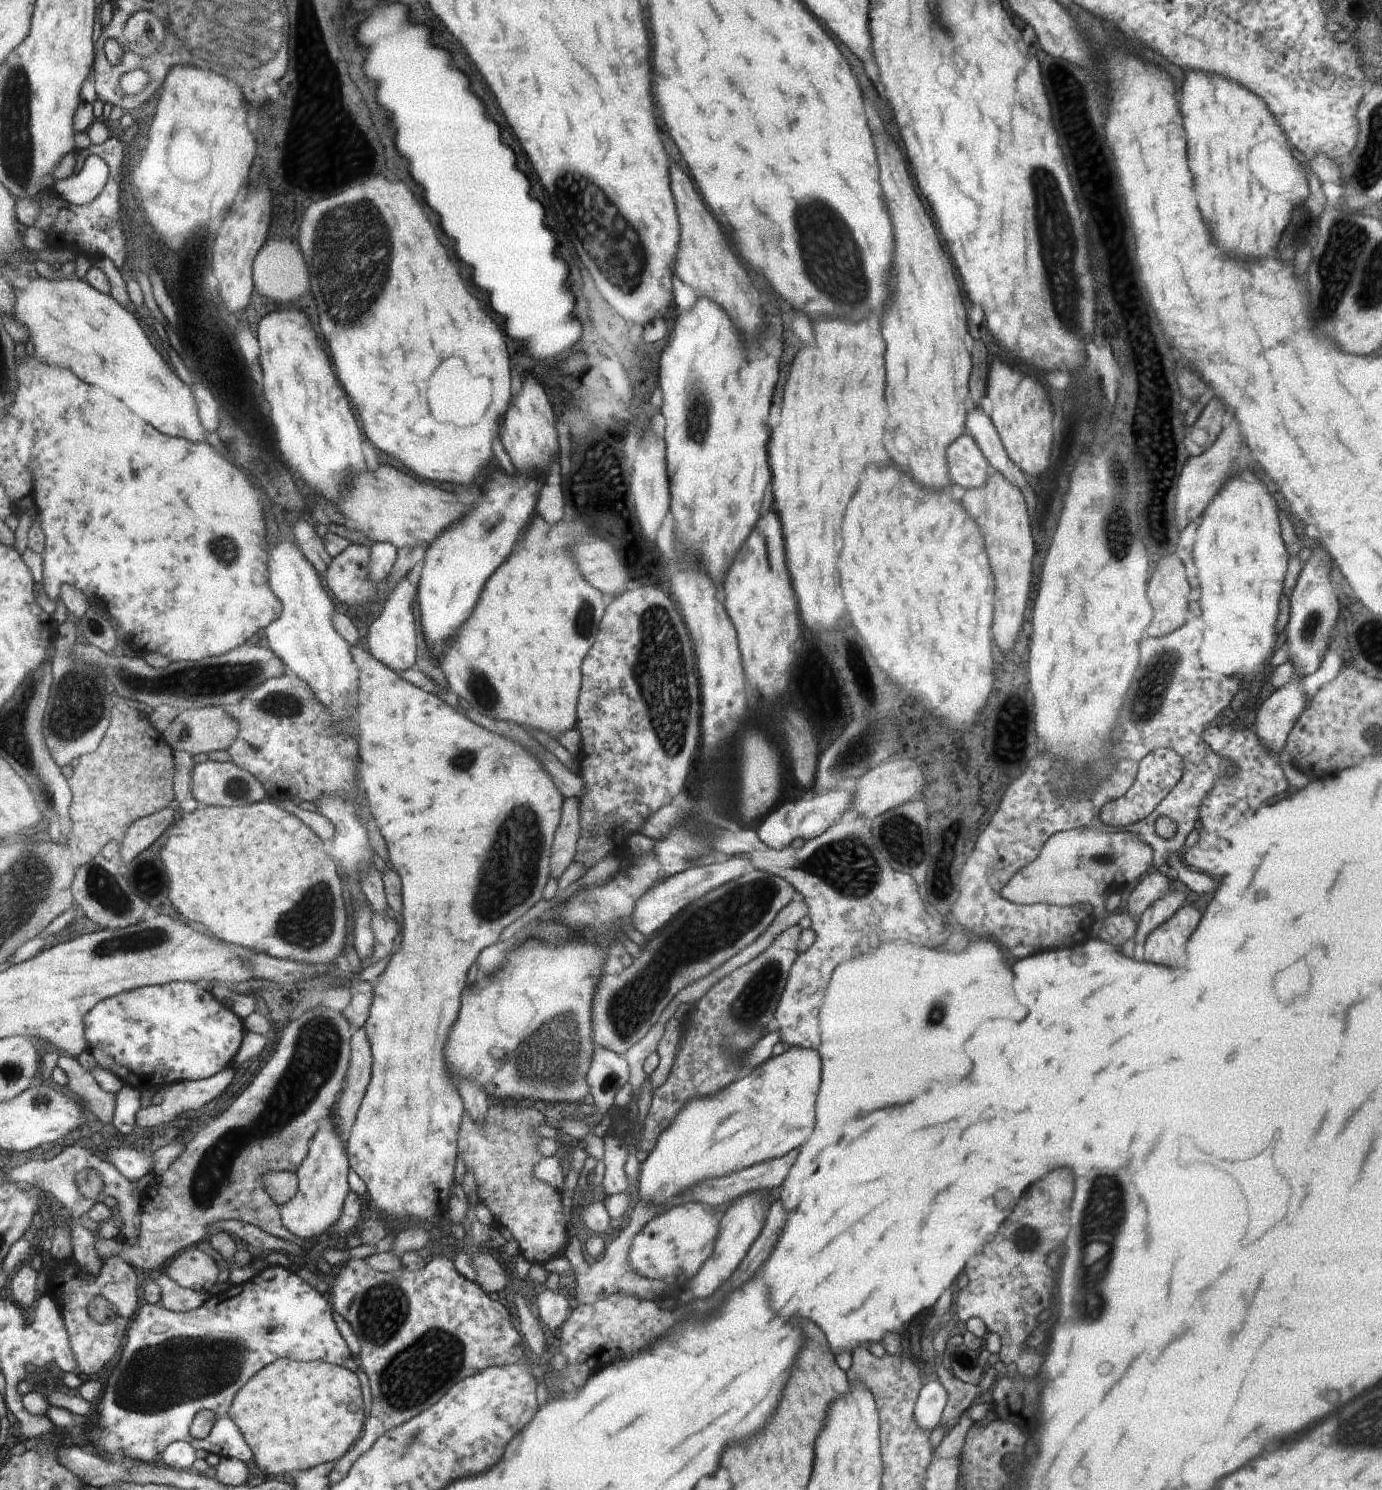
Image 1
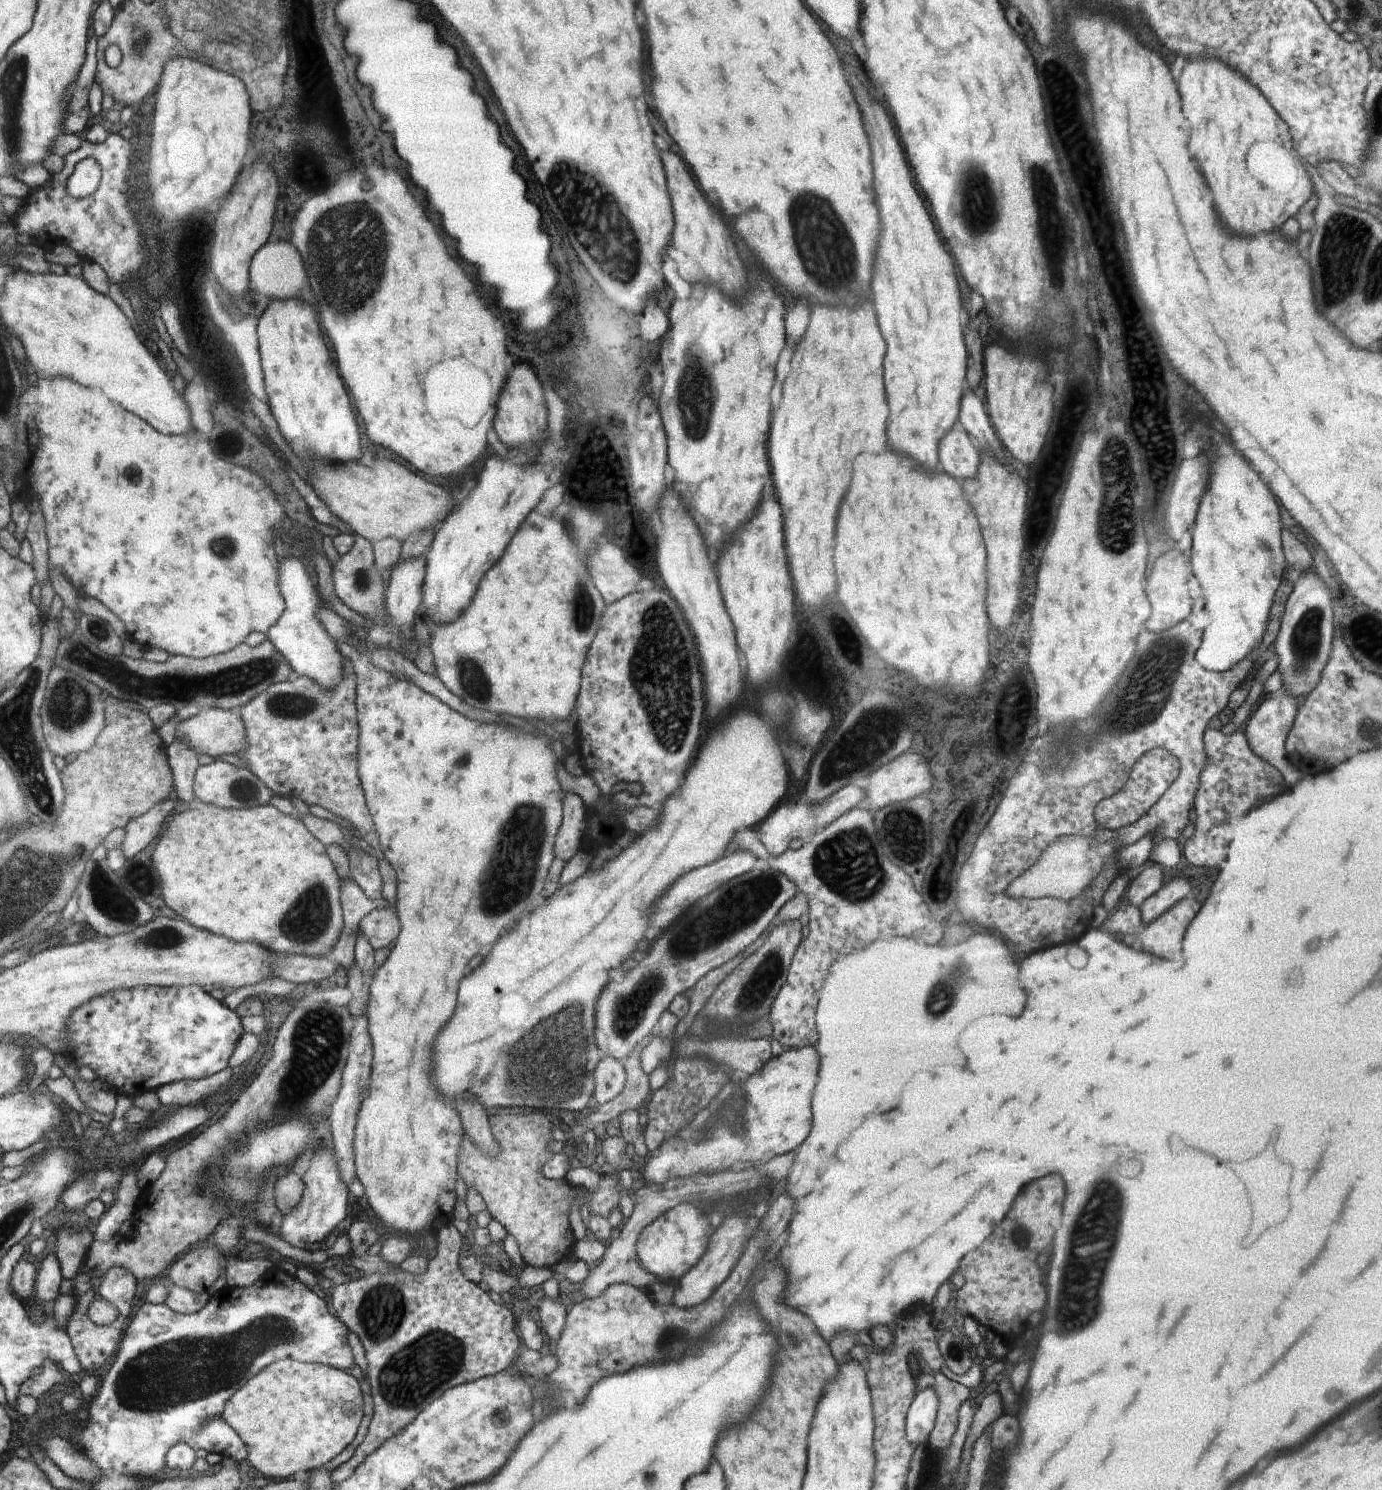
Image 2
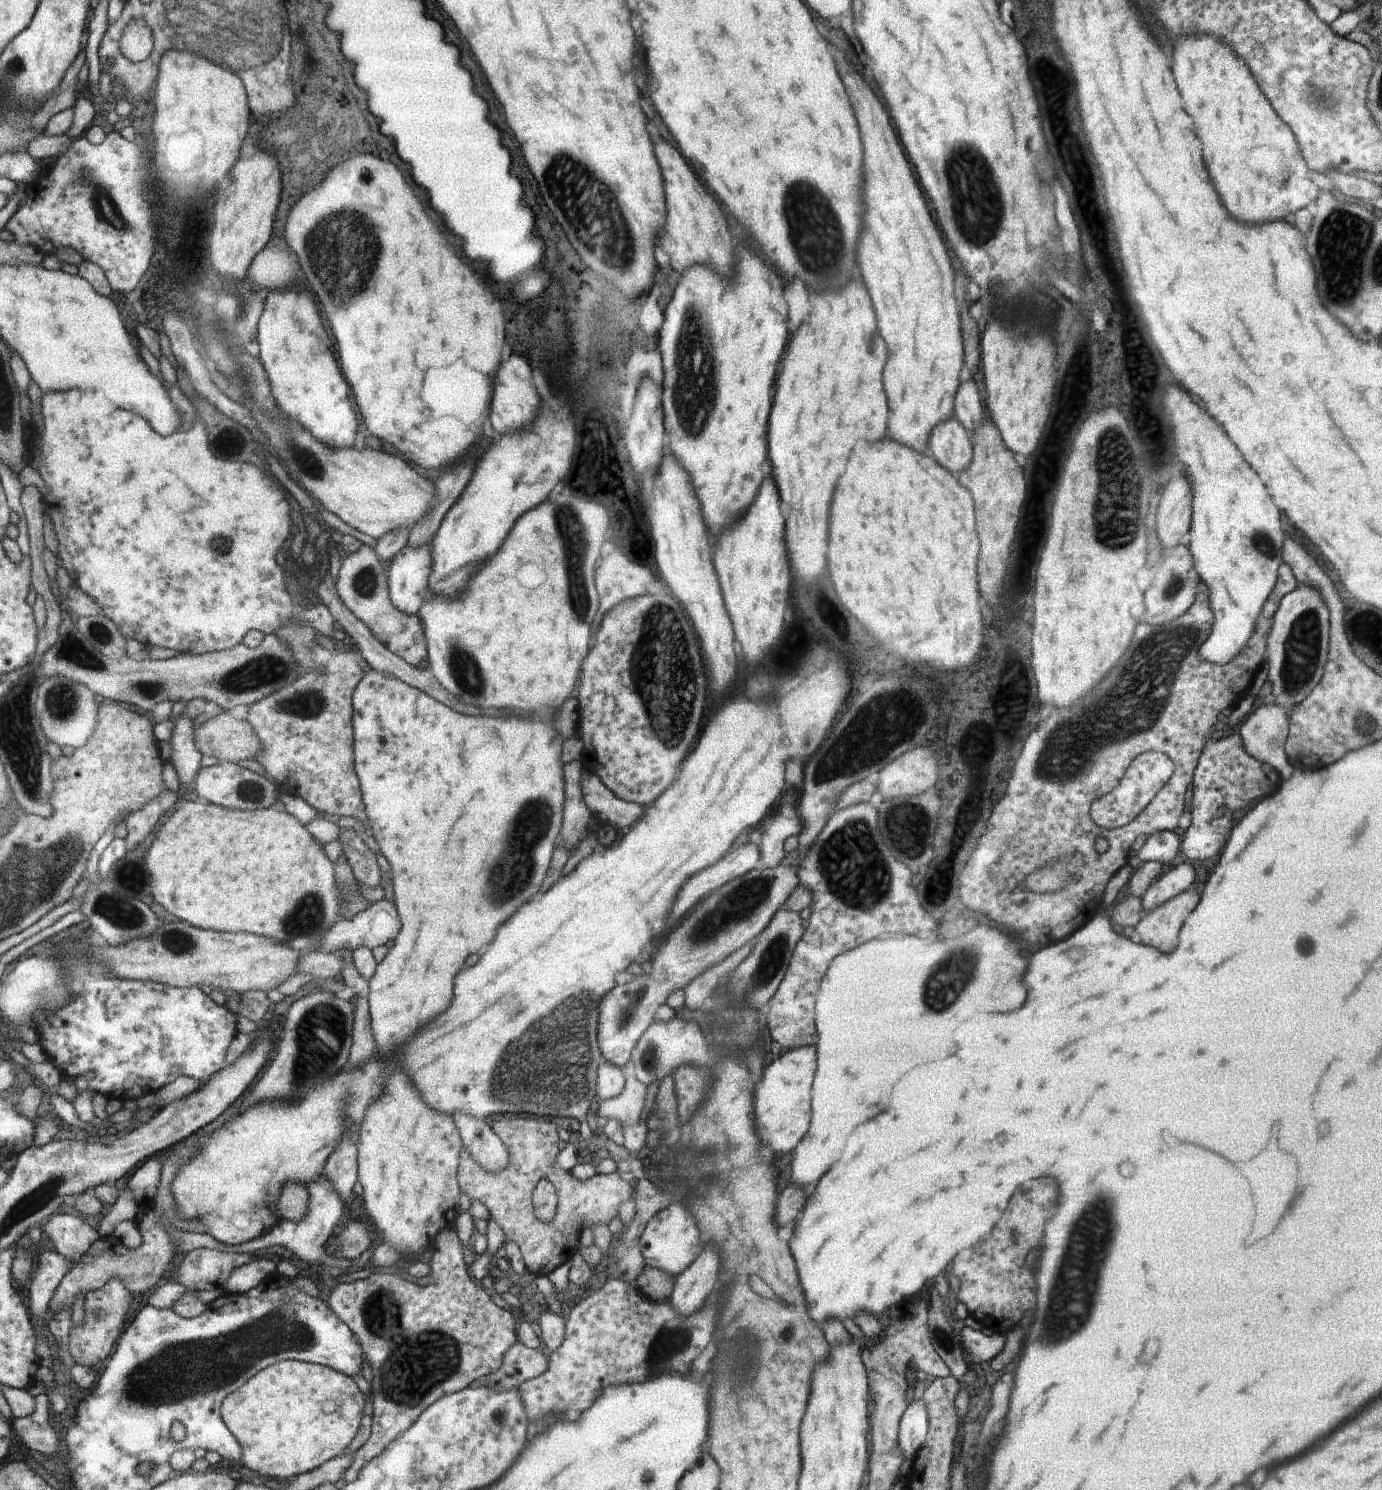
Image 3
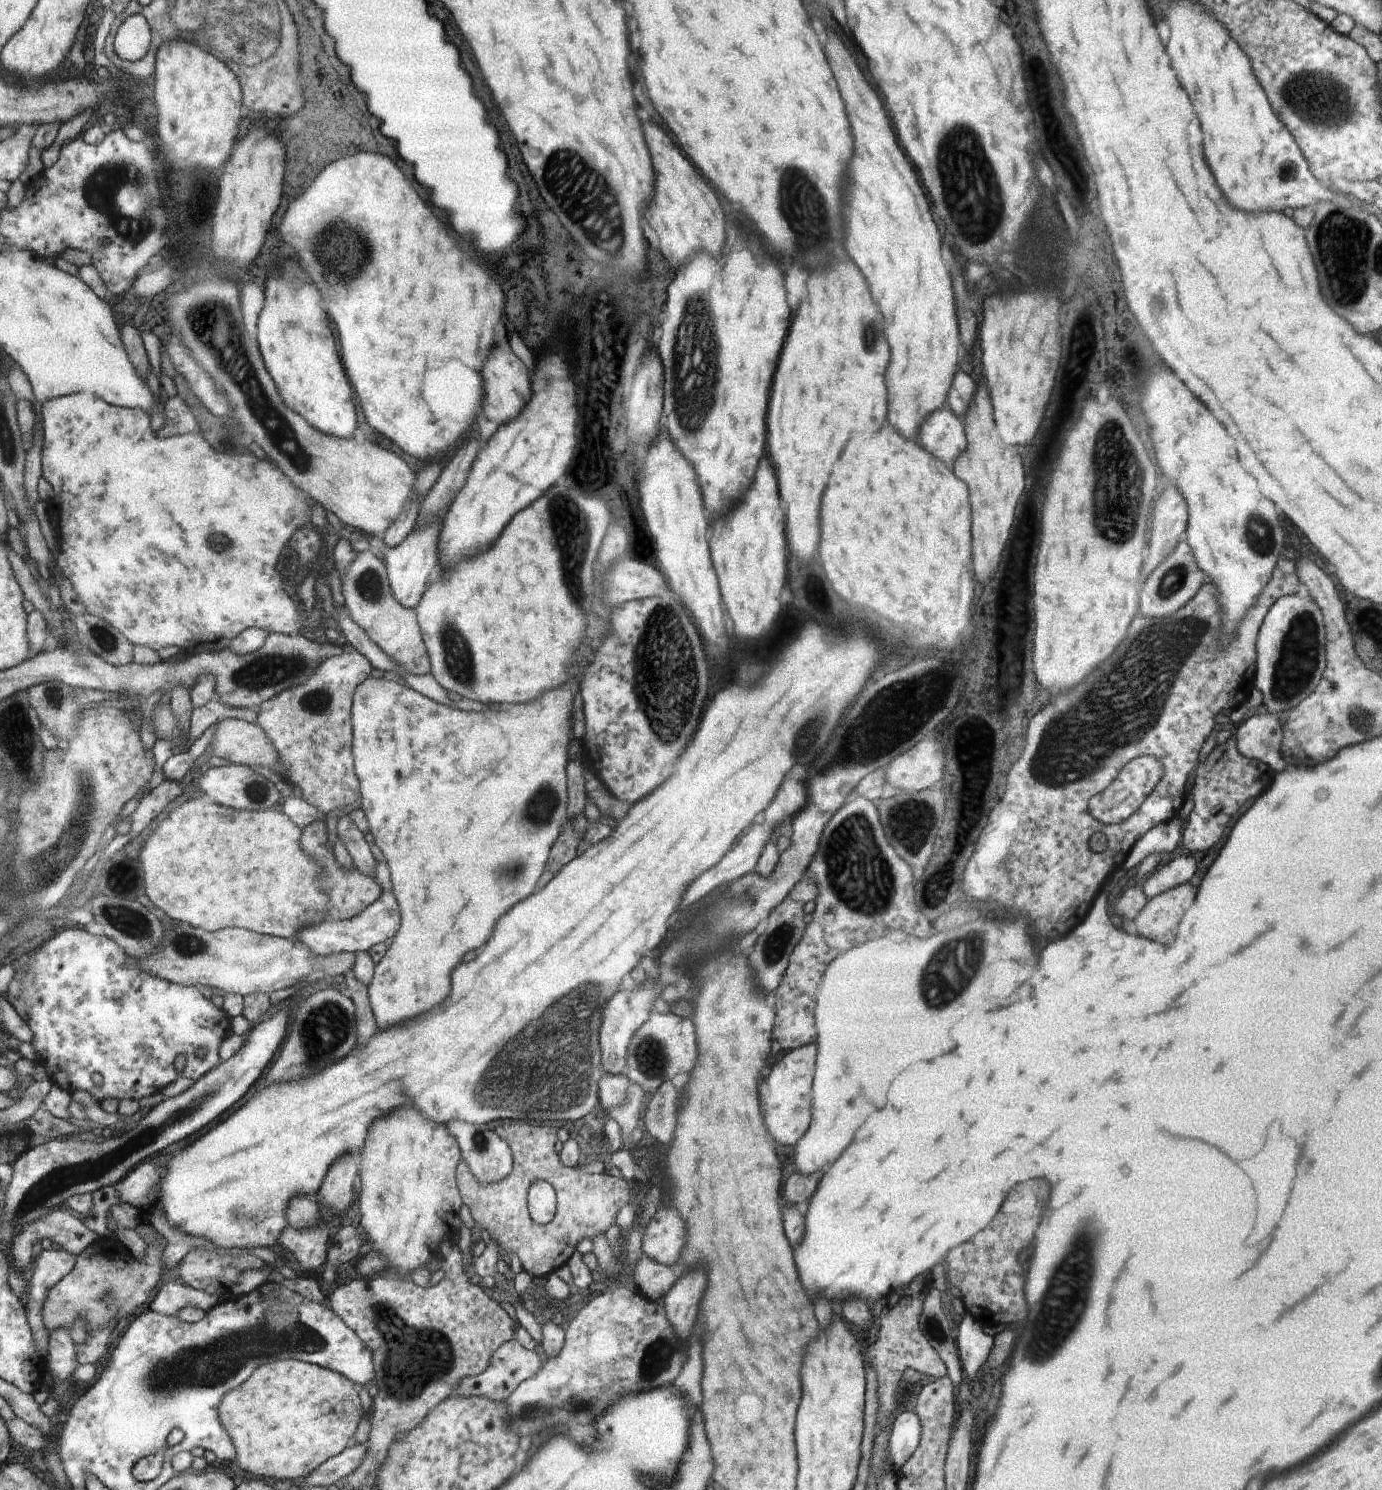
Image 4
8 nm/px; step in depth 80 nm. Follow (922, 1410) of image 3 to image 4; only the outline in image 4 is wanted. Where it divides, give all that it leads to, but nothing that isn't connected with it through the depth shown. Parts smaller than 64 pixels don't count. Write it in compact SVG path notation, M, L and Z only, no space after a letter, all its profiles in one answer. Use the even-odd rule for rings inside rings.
M914 1411L900 1414L890 1436L889 1465L896 1471L912 1456L921 1439L921 1424Z

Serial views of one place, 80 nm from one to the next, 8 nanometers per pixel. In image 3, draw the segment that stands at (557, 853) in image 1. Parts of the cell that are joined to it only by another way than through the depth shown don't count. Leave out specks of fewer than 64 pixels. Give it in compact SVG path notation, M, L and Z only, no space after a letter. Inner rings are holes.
M580 760L572 761L565 766L566 802L565 822L562 825L562 847L576 847L586 837L587 824L592 820L591 810L584 801L581 776L584 768Z

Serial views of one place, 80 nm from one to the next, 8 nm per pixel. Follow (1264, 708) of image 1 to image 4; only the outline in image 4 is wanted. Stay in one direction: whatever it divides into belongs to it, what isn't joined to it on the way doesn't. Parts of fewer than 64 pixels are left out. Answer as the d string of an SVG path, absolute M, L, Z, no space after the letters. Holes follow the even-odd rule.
M1254 714L1239 725L1234 735L1238 752L1243 757L1265 762L1276 773L1283 771L1287 762L1281 754L1282 724L1283 716Z

